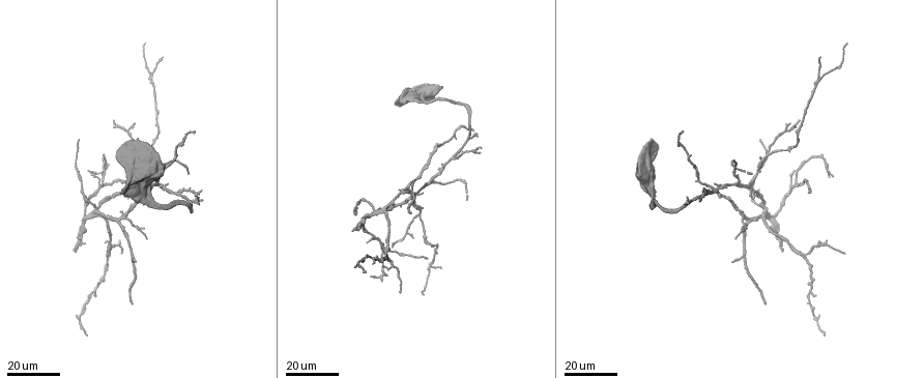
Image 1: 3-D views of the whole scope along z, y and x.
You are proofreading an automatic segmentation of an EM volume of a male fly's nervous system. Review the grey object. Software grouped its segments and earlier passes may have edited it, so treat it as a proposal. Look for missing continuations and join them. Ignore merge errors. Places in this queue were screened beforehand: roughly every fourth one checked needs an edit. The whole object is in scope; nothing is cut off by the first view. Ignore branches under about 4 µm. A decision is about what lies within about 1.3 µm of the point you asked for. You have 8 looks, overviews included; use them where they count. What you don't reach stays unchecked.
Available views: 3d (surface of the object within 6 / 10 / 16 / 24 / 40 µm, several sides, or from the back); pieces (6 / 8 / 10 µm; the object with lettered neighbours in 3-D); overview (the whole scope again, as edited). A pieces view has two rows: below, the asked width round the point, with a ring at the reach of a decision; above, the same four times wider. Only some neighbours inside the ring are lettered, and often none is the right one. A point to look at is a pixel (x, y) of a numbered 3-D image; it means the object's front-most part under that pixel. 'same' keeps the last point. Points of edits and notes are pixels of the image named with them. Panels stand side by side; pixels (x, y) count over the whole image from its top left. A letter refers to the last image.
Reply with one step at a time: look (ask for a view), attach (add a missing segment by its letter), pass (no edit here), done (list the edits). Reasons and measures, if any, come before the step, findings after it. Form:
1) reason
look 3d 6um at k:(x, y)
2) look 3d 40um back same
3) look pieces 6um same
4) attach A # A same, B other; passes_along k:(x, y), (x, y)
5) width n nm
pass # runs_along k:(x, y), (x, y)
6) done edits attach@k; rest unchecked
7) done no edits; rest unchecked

branch stops here
look 3d 24um at 1:(764, 305)

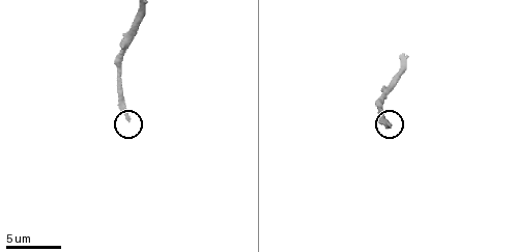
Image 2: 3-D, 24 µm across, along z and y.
look pieces 6um at 2:(390, 127)

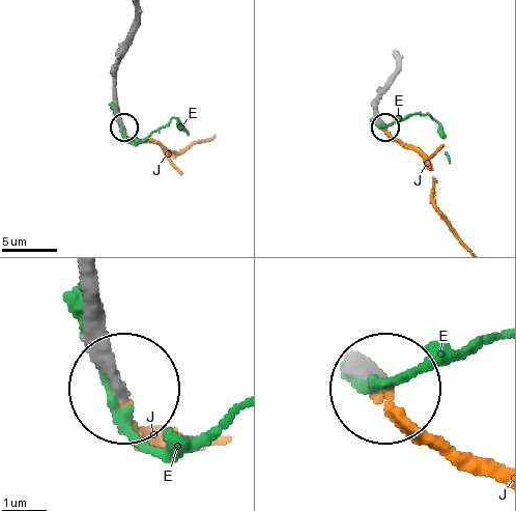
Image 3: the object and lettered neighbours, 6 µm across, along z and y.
width 260 nm
attach J # E other, J same; passes_along 3:(359, 353), (410, 428), (489, 465); the neuron continues

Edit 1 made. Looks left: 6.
long arm stops here
look 3d 16um at 1:(809, 190)

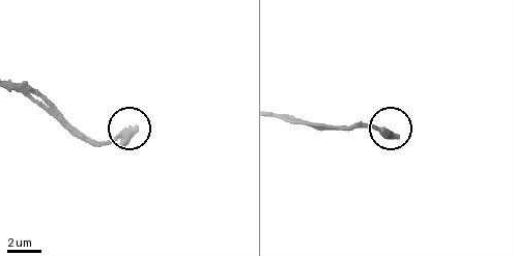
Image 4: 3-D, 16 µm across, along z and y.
look pieces 10um at 4:(132, 128)

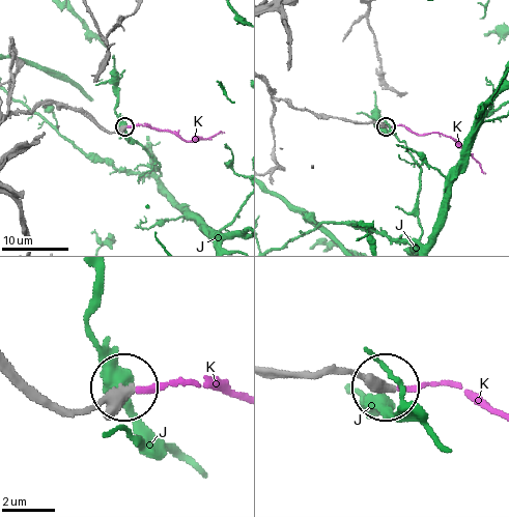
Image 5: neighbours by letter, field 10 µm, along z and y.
attach K # J other, K same; the neuron continues

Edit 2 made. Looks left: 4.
look overview

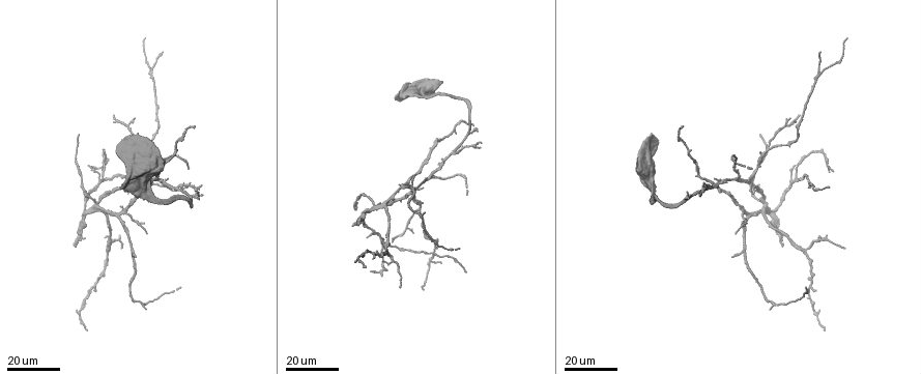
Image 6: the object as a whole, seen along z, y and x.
an open end
look 3d 16um at 6:(369, 270)

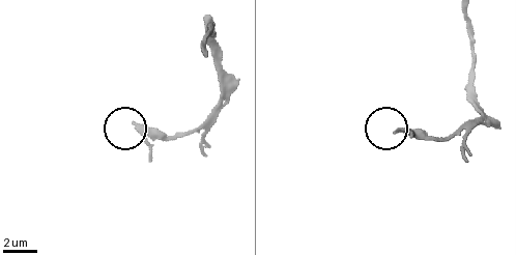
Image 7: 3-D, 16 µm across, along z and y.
see the neighbours
look pieces 8um at 7:(132, 122)

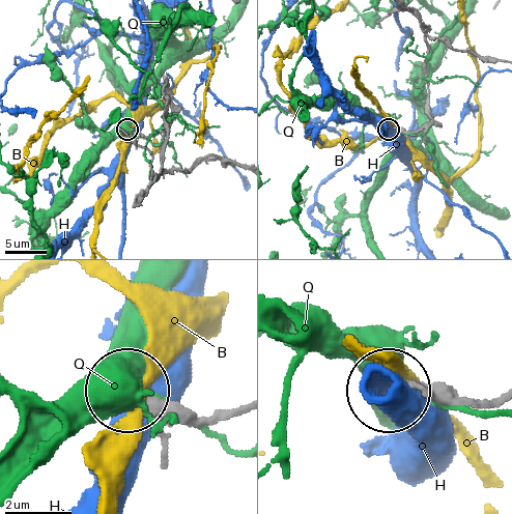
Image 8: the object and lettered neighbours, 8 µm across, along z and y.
pass # B other, H other, Q other; no lettered segment goes on from it

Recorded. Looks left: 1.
done edits attach@3, attach@5; rest unchecked

